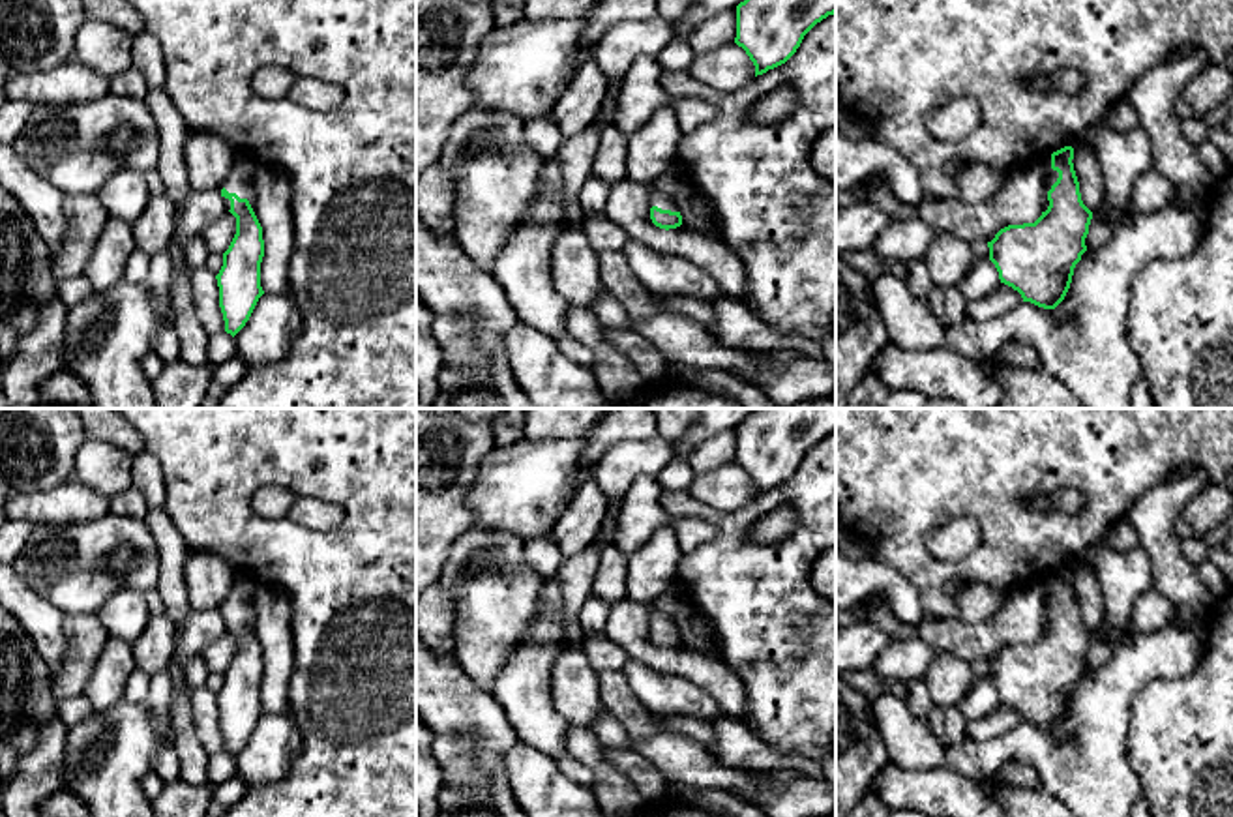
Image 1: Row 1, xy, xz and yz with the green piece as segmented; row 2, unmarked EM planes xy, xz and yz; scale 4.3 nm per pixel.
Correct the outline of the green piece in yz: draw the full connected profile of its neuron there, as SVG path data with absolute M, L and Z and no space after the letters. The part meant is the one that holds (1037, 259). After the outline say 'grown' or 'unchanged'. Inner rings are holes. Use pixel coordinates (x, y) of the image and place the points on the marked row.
M1072 146L1046 157L1047 210L1034 223L1008 225L988 242L1001 283L1044 309L1064 300L1074 268L1087 251L1092 212L1081 201L1072 159Z; grown

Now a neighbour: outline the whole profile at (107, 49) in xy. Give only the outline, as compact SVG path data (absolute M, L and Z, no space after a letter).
M86 19L75 34L73 58L112 81L133 67L133 34L103 21Z

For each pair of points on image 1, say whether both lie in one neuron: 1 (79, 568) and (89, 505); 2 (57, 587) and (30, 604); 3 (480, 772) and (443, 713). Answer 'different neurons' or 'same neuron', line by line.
1: different neurons
2: different neurons
3: same neuron

